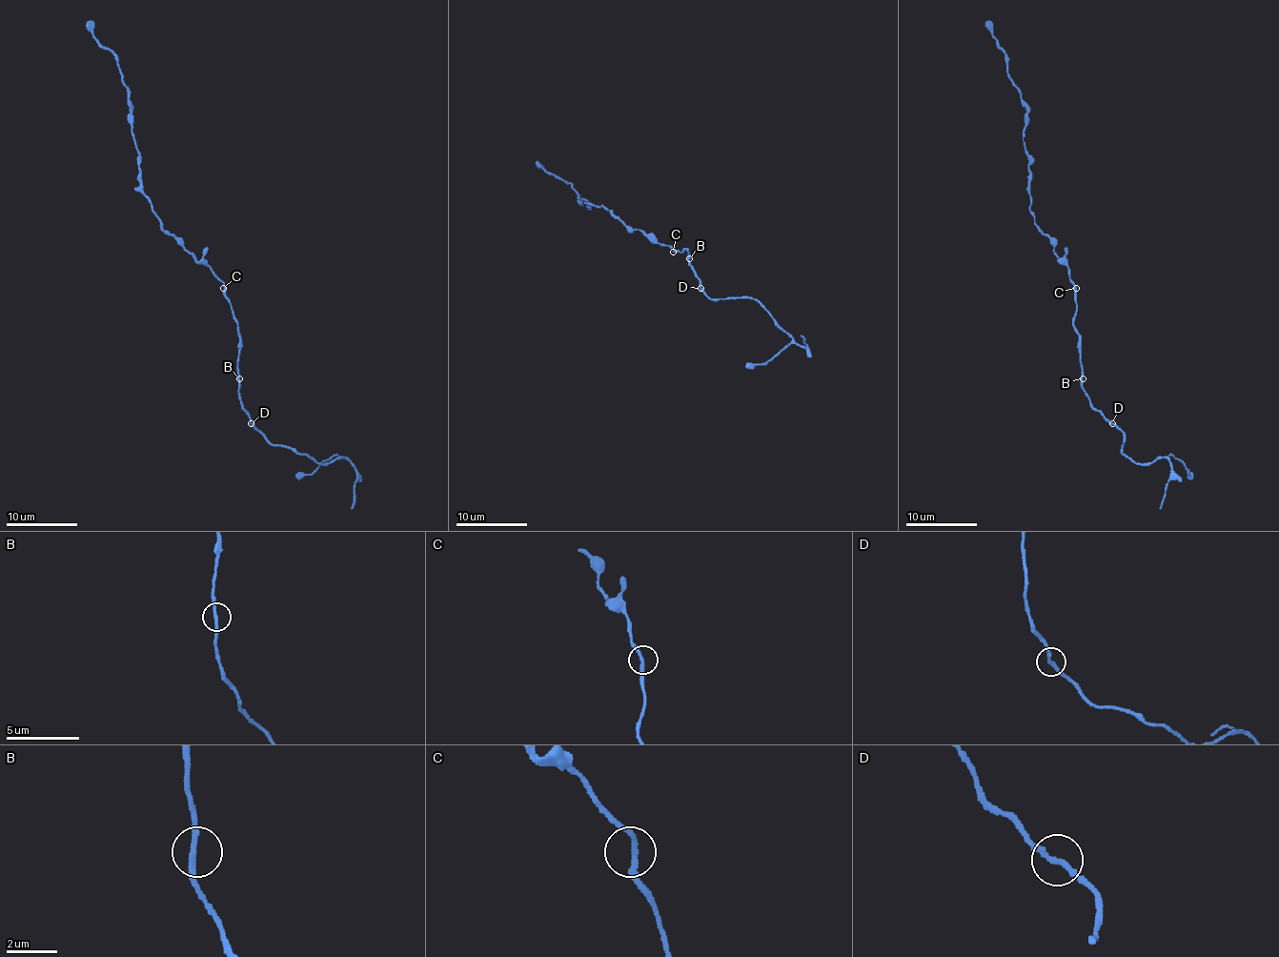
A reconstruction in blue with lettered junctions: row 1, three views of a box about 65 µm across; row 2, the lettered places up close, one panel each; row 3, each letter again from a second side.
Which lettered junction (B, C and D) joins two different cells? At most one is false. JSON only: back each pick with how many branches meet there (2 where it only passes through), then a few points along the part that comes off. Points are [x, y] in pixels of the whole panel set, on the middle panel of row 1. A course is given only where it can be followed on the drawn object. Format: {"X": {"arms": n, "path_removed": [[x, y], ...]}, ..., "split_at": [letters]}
{"split_at": []}

